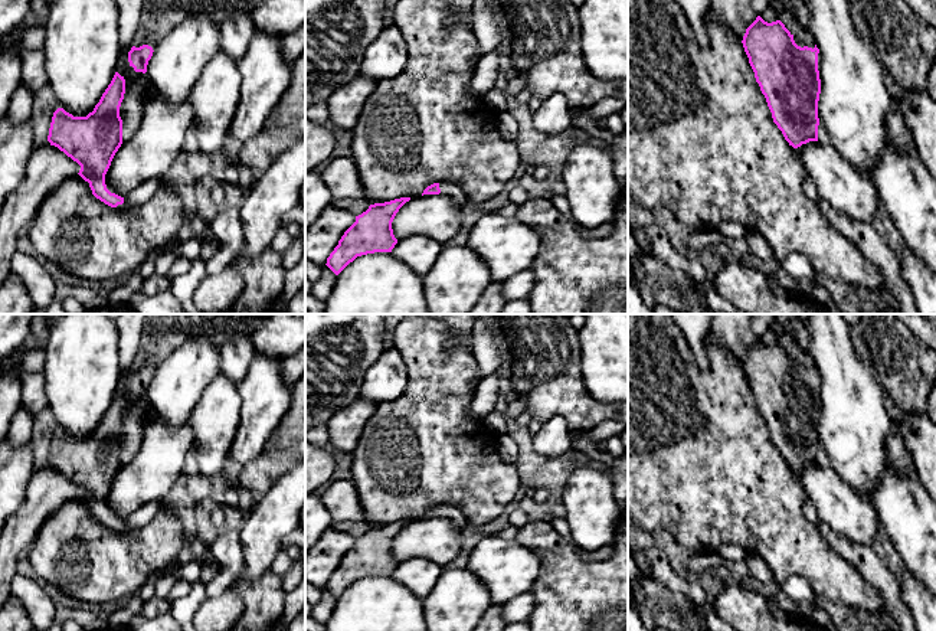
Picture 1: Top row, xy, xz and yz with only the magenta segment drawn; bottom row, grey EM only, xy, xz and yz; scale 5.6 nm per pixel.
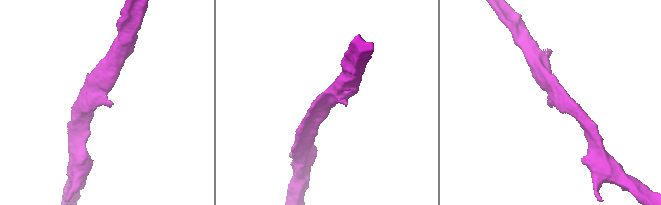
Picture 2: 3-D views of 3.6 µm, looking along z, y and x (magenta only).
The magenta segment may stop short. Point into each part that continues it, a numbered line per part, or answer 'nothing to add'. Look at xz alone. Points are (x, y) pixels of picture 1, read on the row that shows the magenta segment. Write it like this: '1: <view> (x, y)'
1: xz (452, 190)

